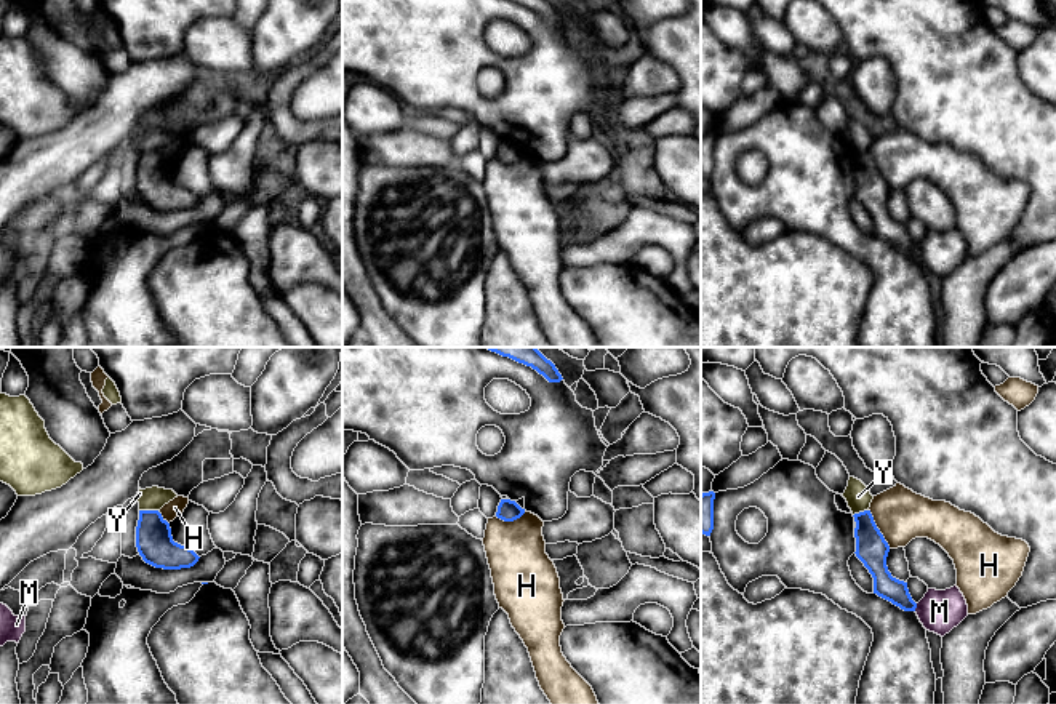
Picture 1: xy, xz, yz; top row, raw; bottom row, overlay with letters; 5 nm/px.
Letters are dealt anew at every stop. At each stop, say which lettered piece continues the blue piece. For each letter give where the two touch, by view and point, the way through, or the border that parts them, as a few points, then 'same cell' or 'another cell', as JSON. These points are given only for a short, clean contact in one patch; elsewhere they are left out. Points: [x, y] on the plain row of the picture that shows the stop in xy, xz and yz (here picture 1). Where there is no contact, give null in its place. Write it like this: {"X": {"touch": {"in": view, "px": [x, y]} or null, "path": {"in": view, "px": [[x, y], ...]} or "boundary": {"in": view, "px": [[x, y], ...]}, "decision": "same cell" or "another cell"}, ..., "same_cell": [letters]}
{"H": {"touch": {"in": "yz", "px": [877, 170]}, "boundary": {"in": "yz", "px": [[869, 151], [876, 168], [890, 189]]}, "decision": "another cell"}, "M": {"touch": {"in": "yz", "px": [916, 248]}, "boundary": {"in": "yz", "px": [[917, 245], [914, 252]]}, "decision": "another cell"}, "Y": {"touch": {"in": "xy", "px": [149, 152]}, "boundary": {"in": "xy", "px": [[140, 151], [156, 151], [159, 154]]}, "decision": "another cell"}, "same_cell": []}

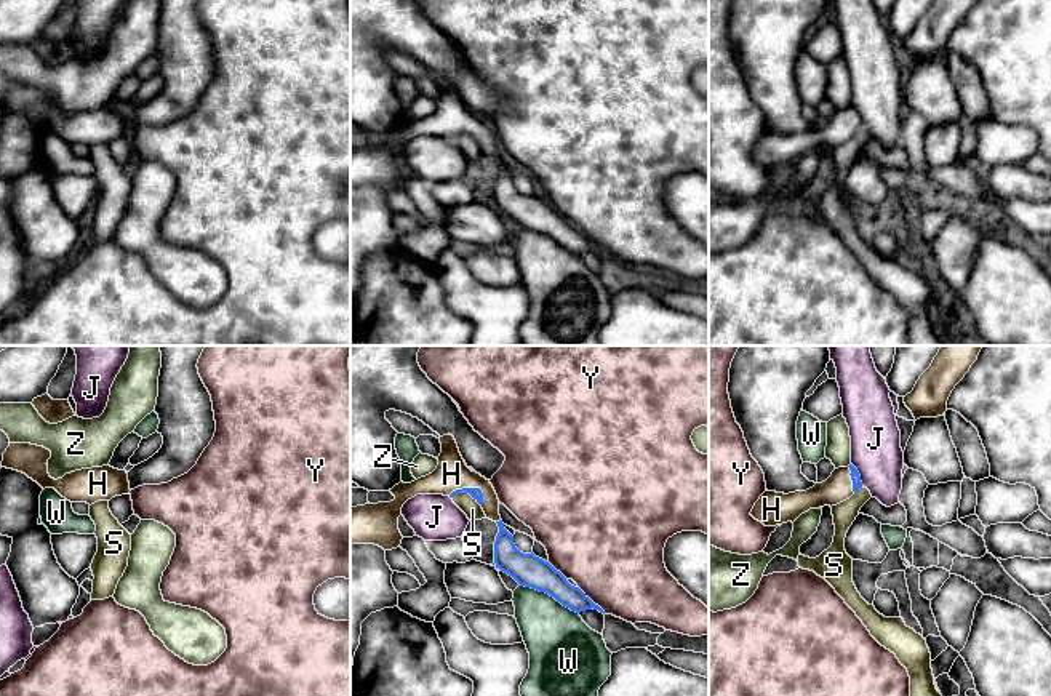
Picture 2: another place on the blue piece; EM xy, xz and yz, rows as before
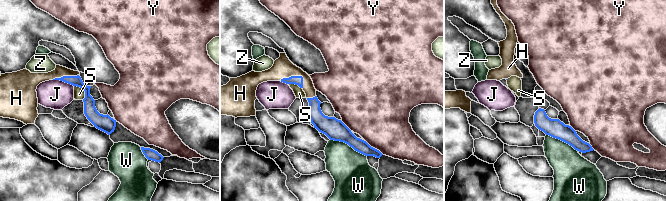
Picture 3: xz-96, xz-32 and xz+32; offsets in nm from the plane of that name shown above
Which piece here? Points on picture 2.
{"H": {"touch": {"in": "xz", "px": [471, 130]}, "path": {"in": "xz", "px": [[475, 135], [471, 130], [451, 116]]}, "decision": "same cell"}, "J": {"touch": {"in": "yz", "px": [858, 116]}, "boundary": {"in": "yz", "px": [[851, 104], [863, 127]]}, "decision": "another cell"}, "S": {"touch": {"in": "xz", "px": [466, 133]}, "decision": "another cell"}, "W": {"touch": {"in": "xz", "px": [549, 236]}, "decision": "another cell"}, "Y": {"touch": {"in": "xz", "px": [591, 242]}, "decision": "another cell"}, "Z": {"touch": null, "decision": "another cell"}, "same_cell": ["H"]}

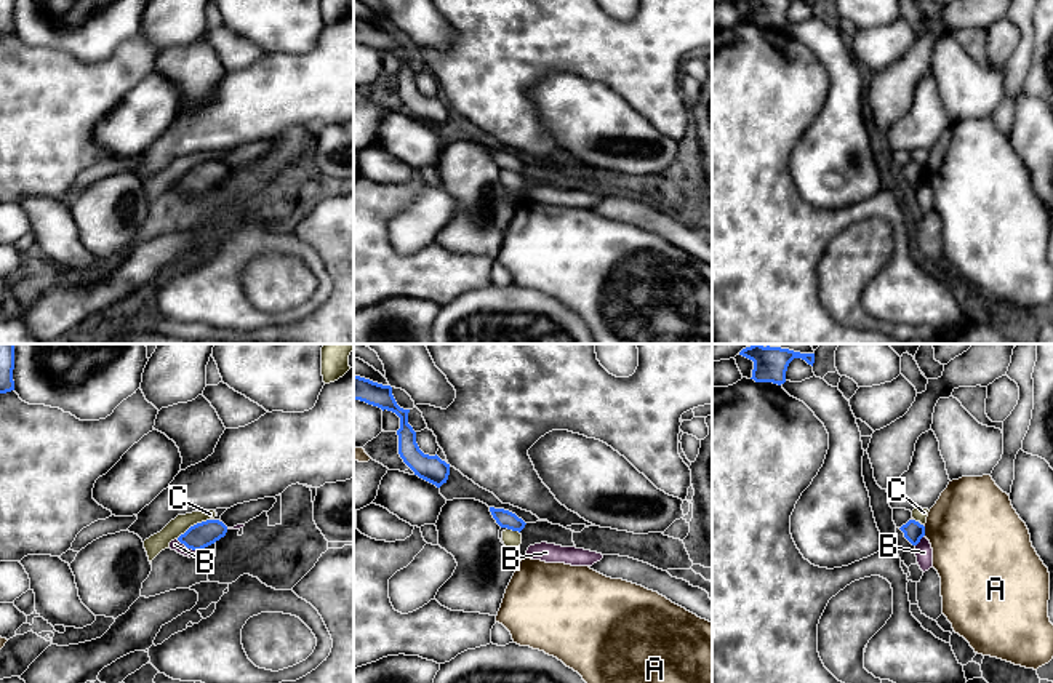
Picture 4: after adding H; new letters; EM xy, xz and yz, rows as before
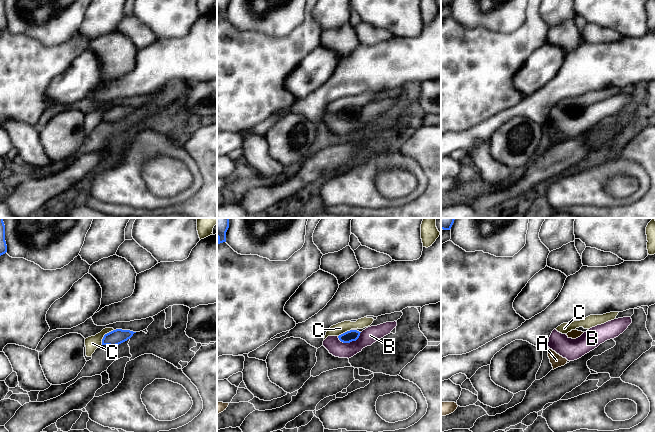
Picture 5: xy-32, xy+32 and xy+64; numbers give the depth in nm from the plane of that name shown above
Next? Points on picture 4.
{"A": {"touch": {"in": "yz", "px": [924, 173]}, "decision": "another cell"}, "B": {"touch": {"in": "xy", "px": [186, 187]}, "decision": "another cell"}, "C": {"touch": {"in": "xy", "px": [194, 167]}, "boundary": {"in": "xy", "px": [[208, 160], [191, 167], [176, 179]]}, "decision": "another cell"}, "same_cell": []}

